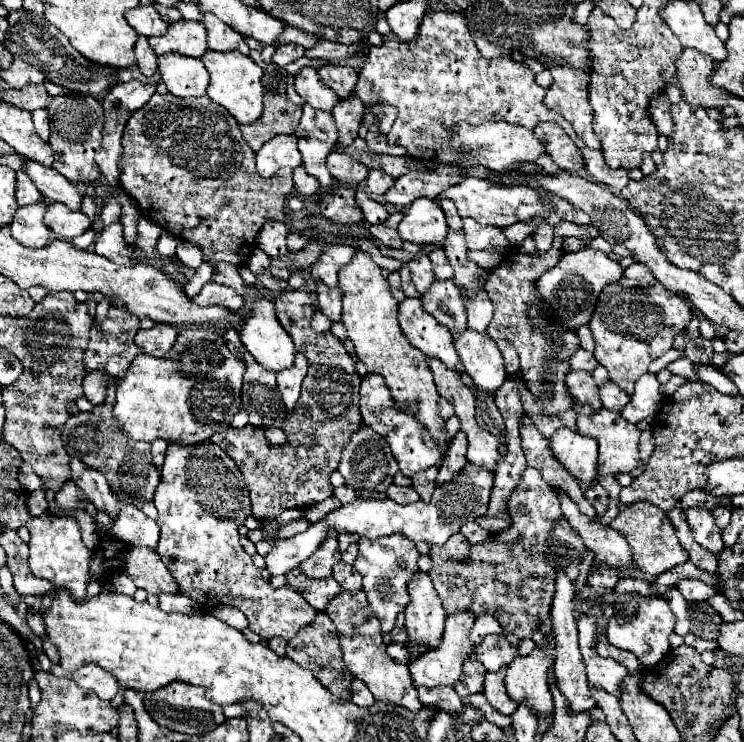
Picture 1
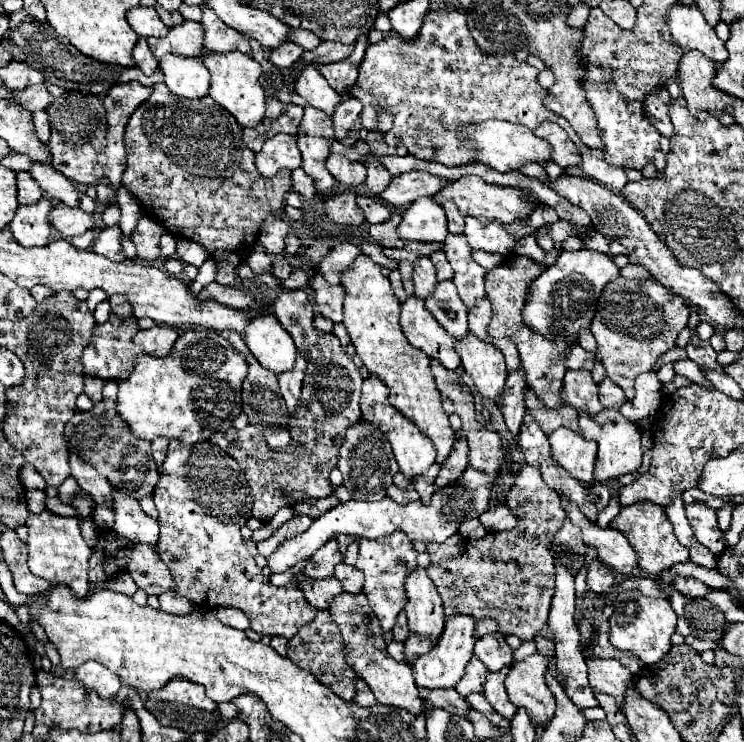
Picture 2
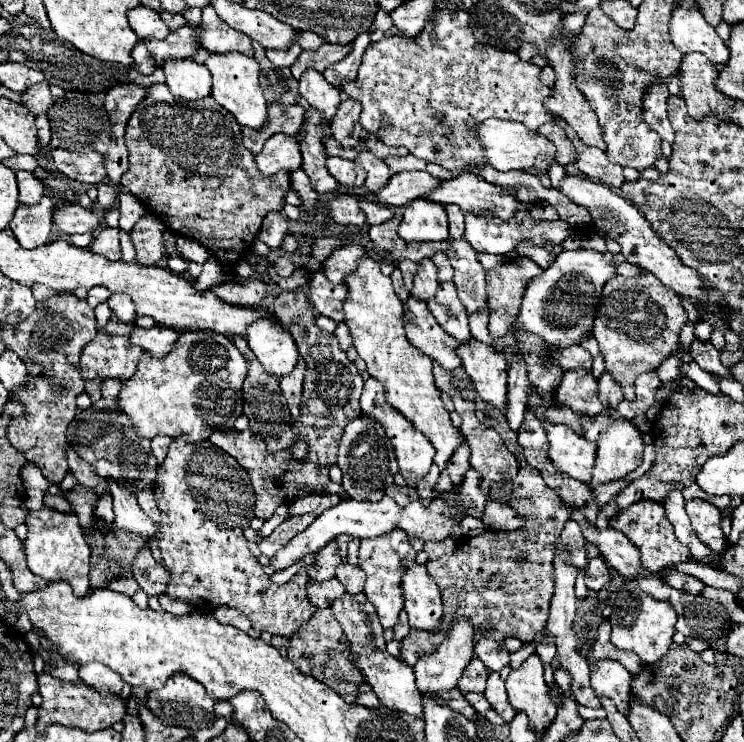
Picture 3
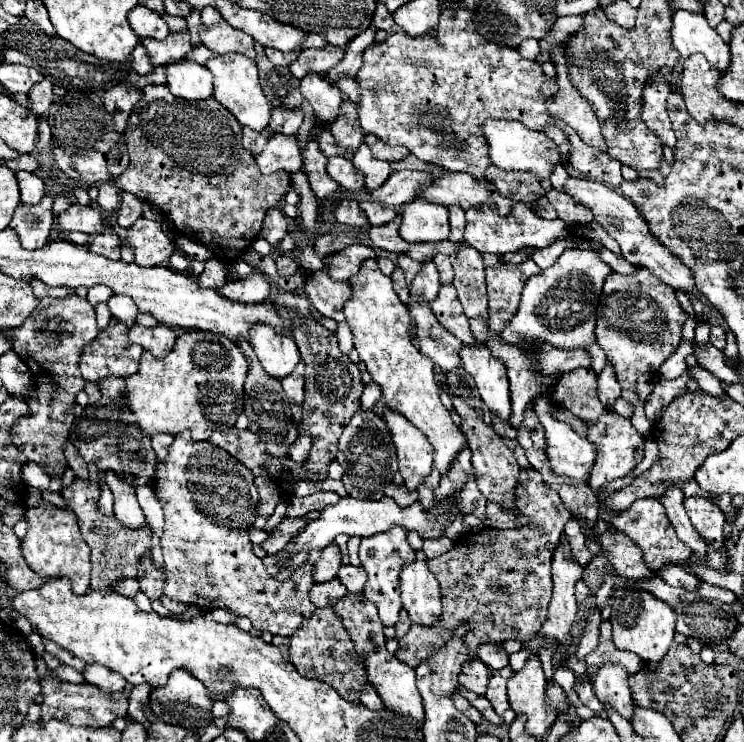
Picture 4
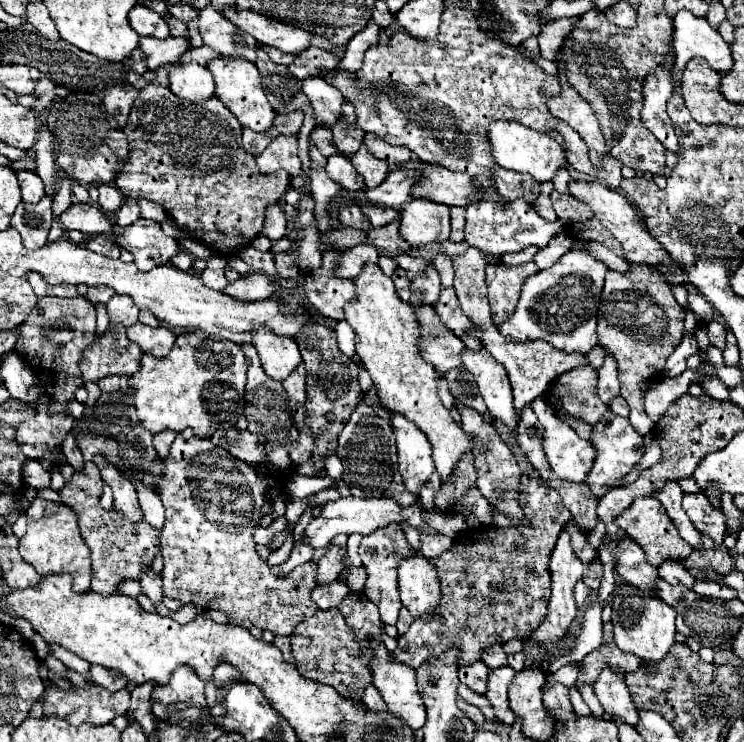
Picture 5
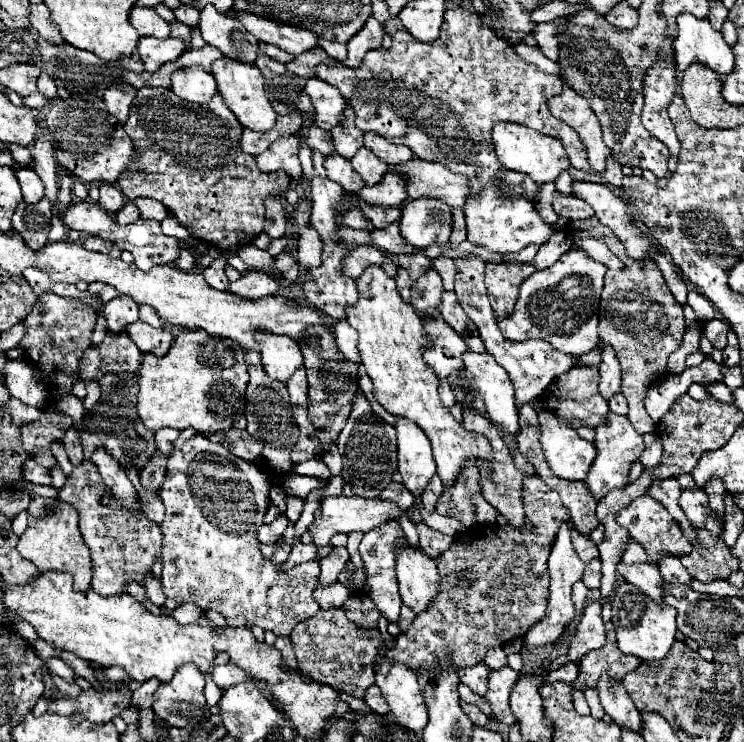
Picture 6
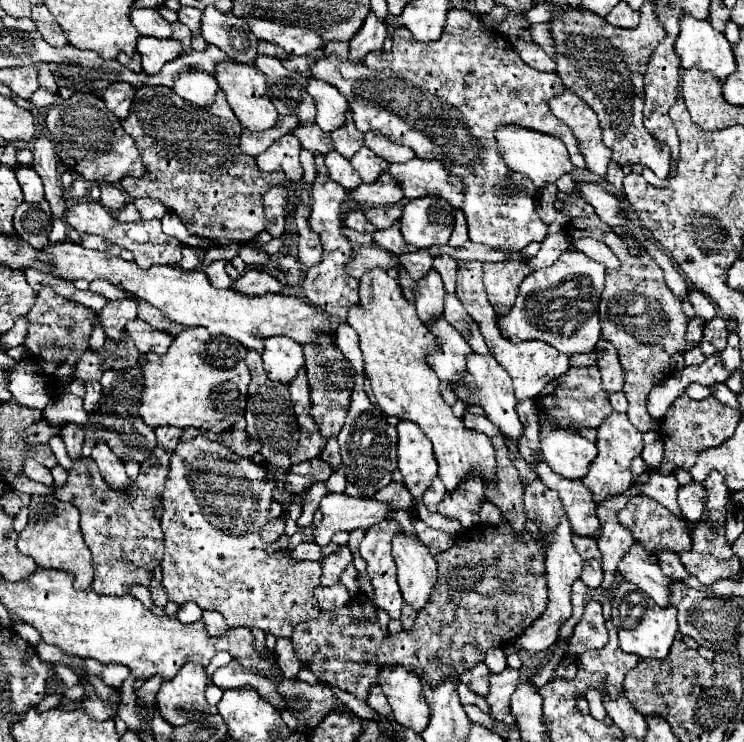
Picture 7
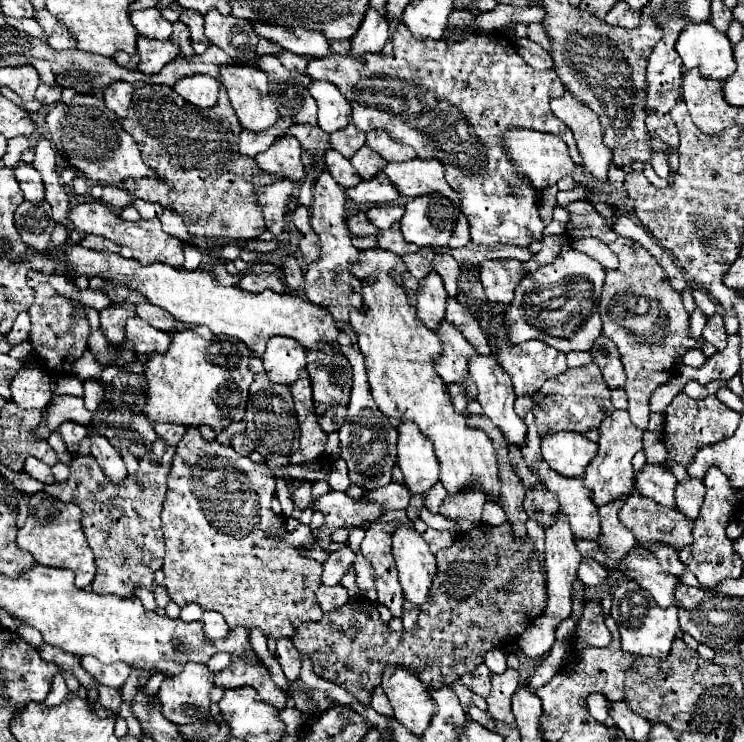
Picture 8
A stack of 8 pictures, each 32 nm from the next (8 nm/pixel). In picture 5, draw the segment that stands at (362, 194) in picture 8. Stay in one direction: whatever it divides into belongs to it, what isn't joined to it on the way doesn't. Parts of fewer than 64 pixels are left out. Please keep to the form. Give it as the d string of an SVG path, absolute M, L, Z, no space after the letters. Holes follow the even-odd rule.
M412 170L390 172L388 178L380 186L376 186L372 190L366 190L366 198L372 204L398 208L400 204L412 200L412 186L418 180L420 180L420 174L412 172Z

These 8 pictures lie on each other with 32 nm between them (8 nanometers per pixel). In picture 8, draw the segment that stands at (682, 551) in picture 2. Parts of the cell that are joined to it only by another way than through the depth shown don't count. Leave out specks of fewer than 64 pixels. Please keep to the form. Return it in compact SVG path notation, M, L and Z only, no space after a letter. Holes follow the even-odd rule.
M642 494L628 496L624 508L618 512L618 518L628 530L632 530L638 544L642 544L646 548L650 548L652 544L666 544L666 546L672 546L676 550L682 550L688 544L692 544L692 540L694 540L692 538L692 522L682 512L666 508L666 506L646 498Z

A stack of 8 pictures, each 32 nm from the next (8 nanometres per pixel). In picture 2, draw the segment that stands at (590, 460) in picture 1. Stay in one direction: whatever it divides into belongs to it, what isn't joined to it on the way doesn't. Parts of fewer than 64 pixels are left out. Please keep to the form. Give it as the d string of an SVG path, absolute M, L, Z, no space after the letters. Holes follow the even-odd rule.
M560 426L550 436L552 458L578 482L592 484L596 464L596 442Z

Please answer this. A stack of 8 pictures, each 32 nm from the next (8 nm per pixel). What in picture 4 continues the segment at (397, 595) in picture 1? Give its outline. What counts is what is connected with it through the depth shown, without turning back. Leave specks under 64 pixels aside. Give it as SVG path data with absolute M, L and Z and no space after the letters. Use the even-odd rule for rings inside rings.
M392 528L390 532L382 532L370 538L362 538L360 542L360 566L366 570L368 580L364 586L364 596L376 604L380 622L384 626L394 626L398 622L398 612L402 610L400 600L400 570L402 566L416 560L416 552L406 540L404 528Z

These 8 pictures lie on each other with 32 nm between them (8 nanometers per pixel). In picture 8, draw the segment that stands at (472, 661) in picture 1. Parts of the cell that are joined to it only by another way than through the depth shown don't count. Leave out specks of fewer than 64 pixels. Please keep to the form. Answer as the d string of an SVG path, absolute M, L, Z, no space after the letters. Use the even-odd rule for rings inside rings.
M478 664L472 672L464 674L460 678L474 694L486 698L488 692L490 692L490 670L486 668L486 664Z

